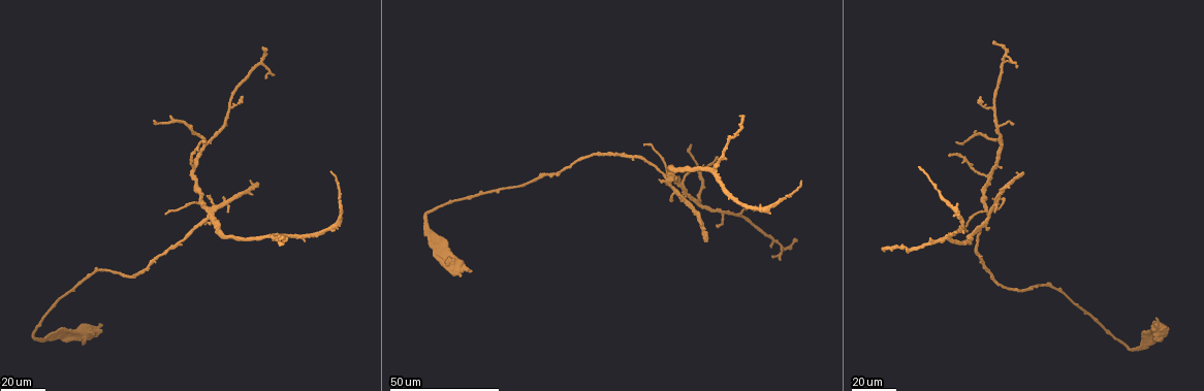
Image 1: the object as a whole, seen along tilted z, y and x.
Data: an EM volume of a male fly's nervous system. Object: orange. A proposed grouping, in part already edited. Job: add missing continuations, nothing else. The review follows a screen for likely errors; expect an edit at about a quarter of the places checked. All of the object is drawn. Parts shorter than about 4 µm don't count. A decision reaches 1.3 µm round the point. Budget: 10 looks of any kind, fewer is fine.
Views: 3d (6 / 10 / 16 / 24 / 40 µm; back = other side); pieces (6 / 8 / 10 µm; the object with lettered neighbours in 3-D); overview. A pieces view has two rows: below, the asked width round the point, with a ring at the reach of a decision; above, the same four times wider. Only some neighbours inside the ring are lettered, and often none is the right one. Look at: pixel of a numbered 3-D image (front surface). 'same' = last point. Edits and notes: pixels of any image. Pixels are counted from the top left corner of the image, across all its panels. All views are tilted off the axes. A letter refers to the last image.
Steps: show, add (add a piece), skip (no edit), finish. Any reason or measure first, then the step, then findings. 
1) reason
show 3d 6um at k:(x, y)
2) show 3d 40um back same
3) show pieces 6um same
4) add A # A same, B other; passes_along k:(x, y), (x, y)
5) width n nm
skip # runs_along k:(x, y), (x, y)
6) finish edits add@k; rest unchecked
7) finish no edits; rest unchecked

an open end
show 3d 40um at 1:(779, 259)

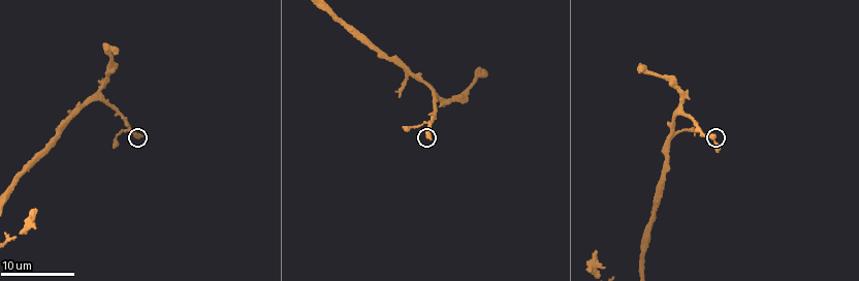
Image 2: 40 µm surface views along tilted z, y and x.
show pieces 6um at 2:(427, 137)

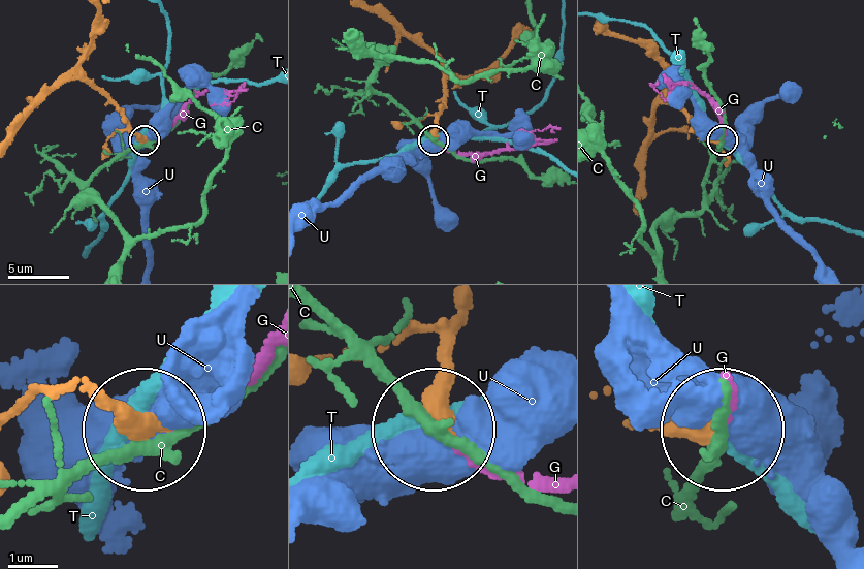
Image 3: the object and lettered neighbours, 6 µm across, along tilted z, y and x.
add G # C other, G same, T other, U other; it goes on there

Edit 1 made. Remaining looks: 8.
show overview

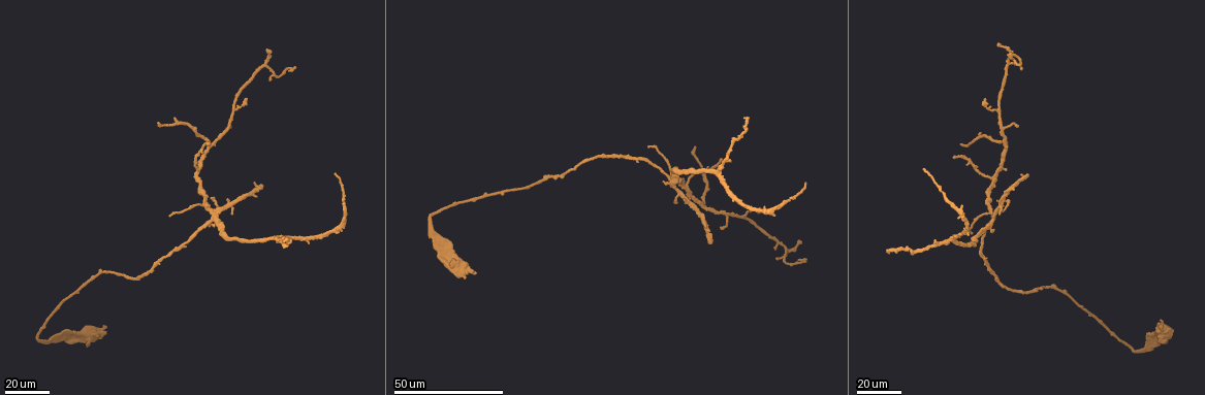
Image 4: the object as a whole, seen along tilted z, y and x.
branch stops here
show 3d 40um at 4:(268, 49)

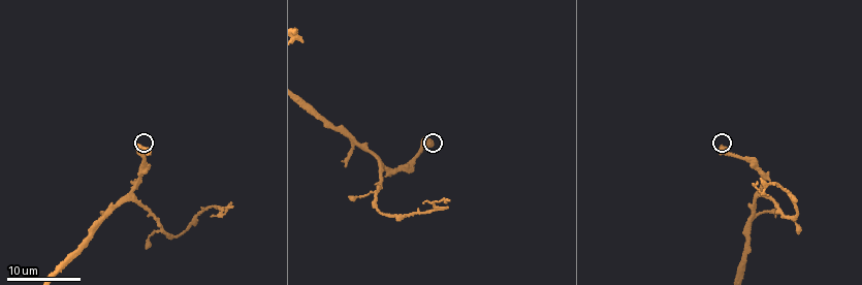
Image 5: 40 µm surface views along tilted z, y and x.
show pieces 6um at 5:(425, 137)

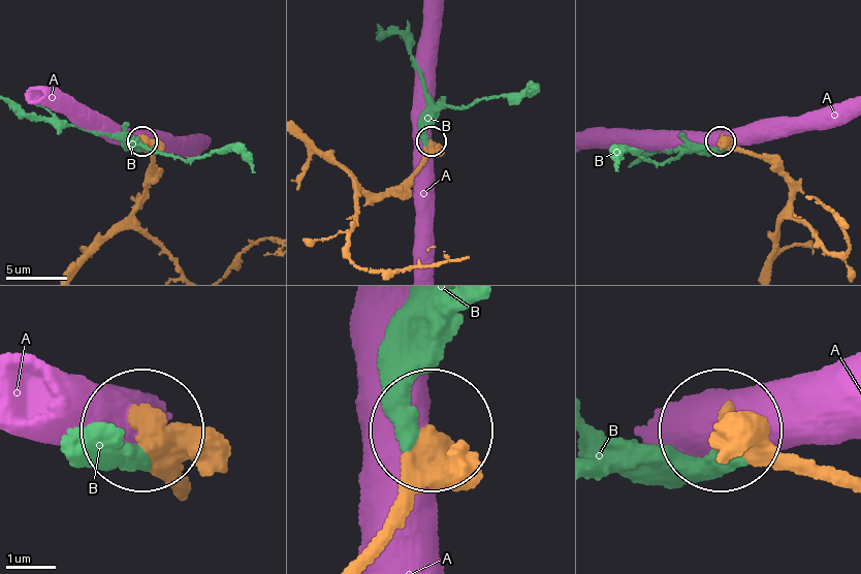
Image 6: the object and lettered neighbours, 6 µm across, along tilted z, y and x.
add B # A other, B same; passes_along 6:(360, 547), (408, 475), (417, 368), (468, 306); the neuron continues

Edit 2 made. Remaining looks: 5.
show 3d 24um at 1:(1023, 174)

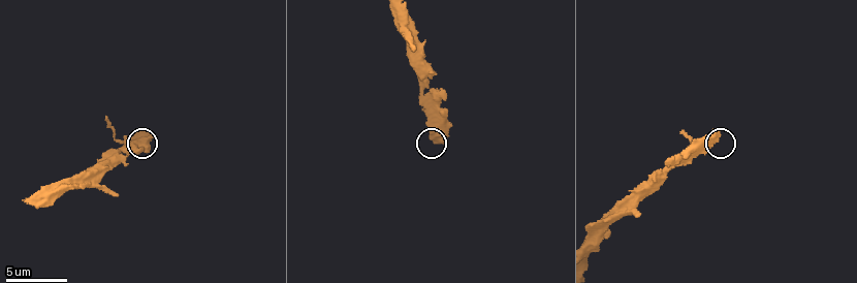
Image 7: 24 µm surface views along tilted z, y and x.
see the neighbours
show pieces 8um at 7:(147, 132)

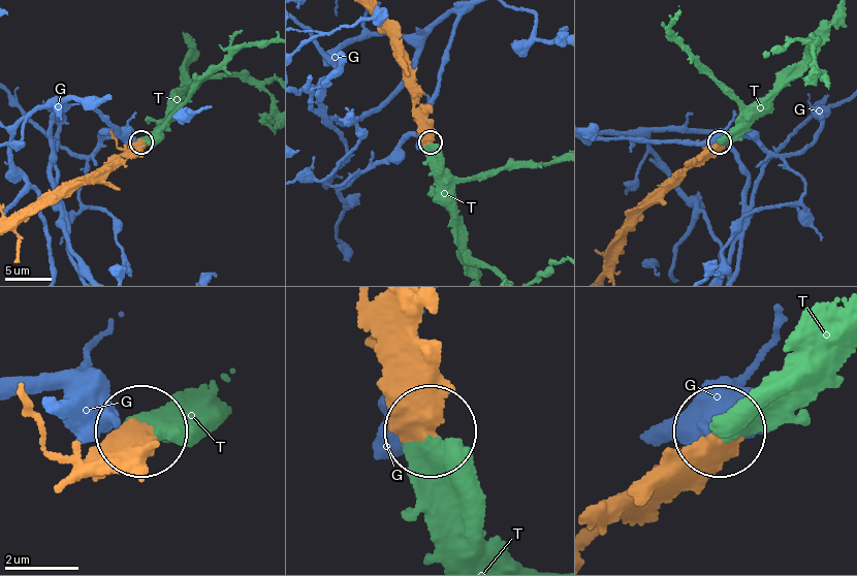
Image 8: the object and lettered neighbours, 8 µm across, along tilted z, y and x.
add T # G other, T same; passes_along 8:(373, 331), (387, 396), (431, 439), (455, 552); the neuron continues

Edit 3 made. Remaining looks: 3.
thick end
show 3d 40um at 1:(1000, 166)

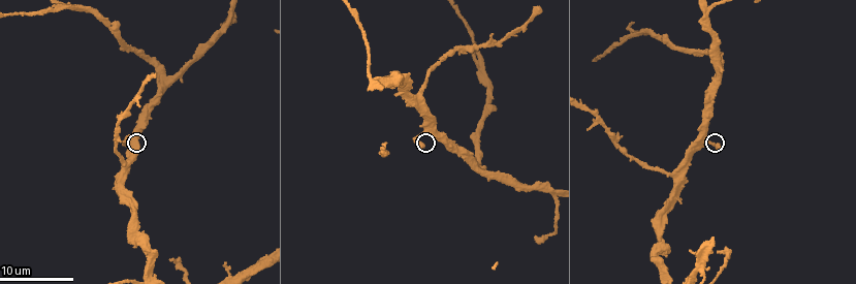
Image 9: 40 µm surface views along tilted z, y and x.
show pieces 6um at 9:(420, 145)

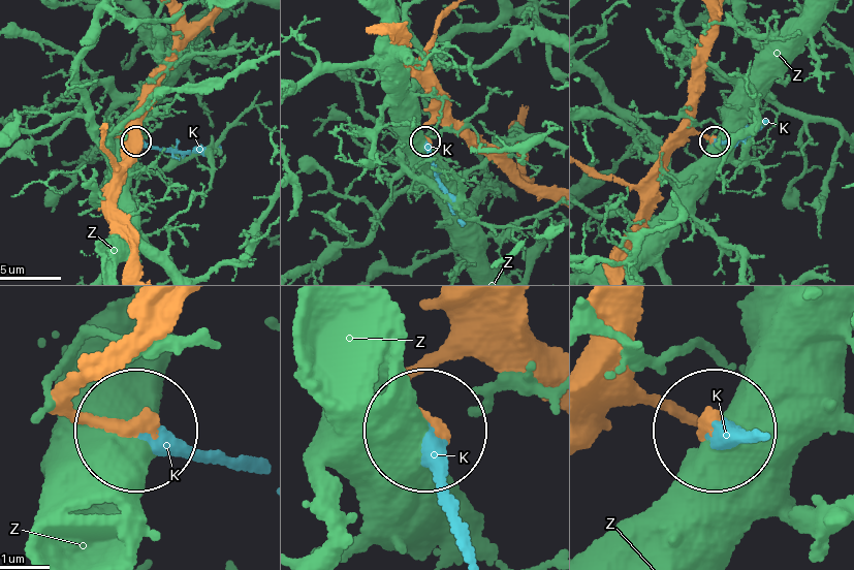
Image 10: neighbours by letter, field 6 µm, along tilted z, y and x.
width 330 nm
add K # K same, Z other; passes_along 10:(76, 381), (86, 411), (239, 467); the neuron continues

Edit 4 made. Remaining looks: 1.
finish edits add@3, add@6, add@8, add@10; rest unchecked

